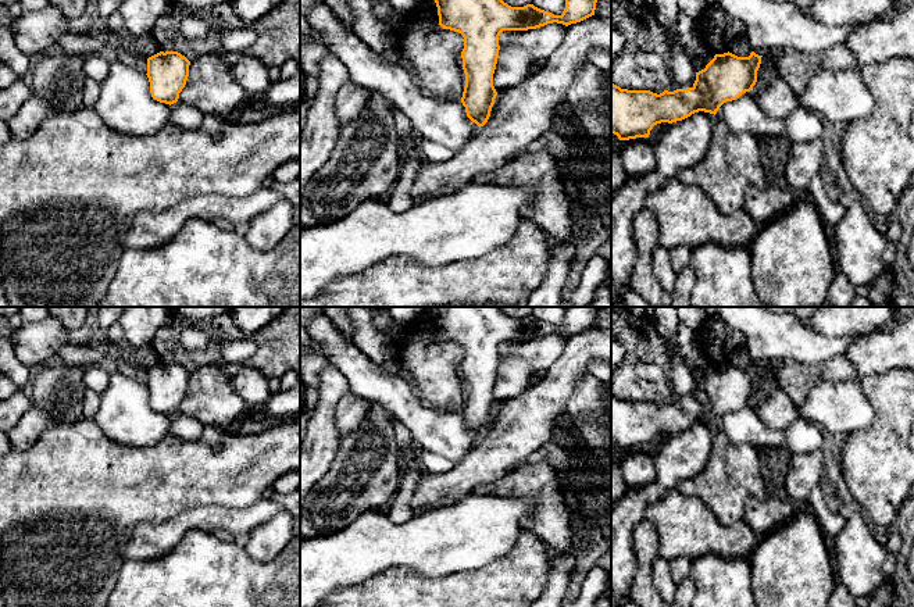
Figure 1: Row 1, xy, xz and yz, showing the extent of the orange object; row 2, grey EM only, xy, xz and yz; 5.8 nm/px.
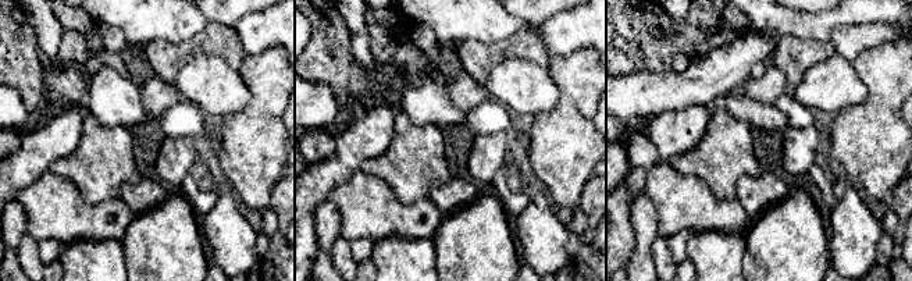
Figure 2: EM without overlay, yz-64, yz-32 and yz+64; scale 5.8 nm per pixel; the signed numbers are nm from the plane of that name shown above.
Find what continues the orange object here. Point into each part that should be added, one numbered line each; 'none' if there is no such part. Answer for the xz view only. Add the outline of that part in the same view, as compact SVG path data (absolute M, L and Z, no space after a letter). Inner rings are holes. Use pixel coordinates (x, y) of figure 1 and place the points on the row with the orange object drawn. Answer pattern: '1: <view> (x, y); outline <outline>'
none

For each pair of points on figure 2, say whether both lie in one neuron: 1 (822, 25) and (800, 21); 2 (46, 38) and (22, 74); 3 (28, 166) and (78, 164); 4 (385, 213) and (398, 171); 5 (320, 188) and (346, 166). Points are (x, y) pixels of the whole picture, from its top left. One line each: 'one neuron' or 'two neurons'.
1: one neuron
2: two neurons
3: two neurons
4: two neurons
5: one neuron

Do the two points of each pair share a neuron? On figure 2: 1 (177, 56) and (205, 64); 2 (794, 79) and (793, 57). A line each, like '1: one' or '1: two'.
1: two
2: one

